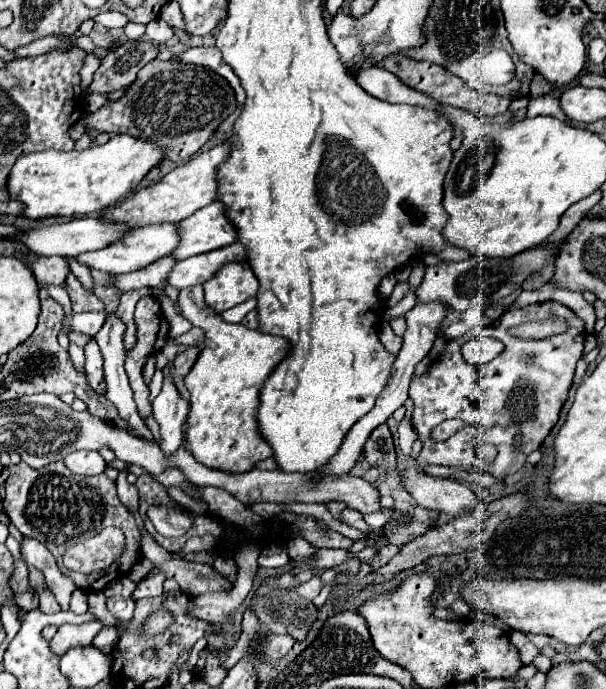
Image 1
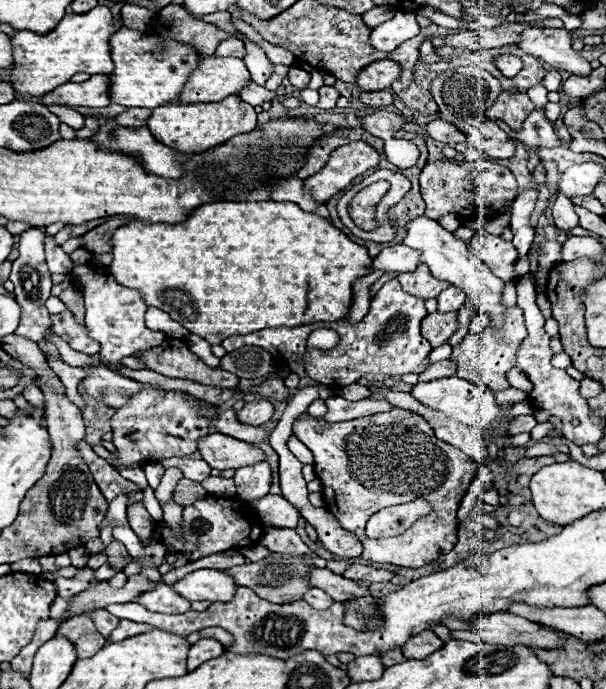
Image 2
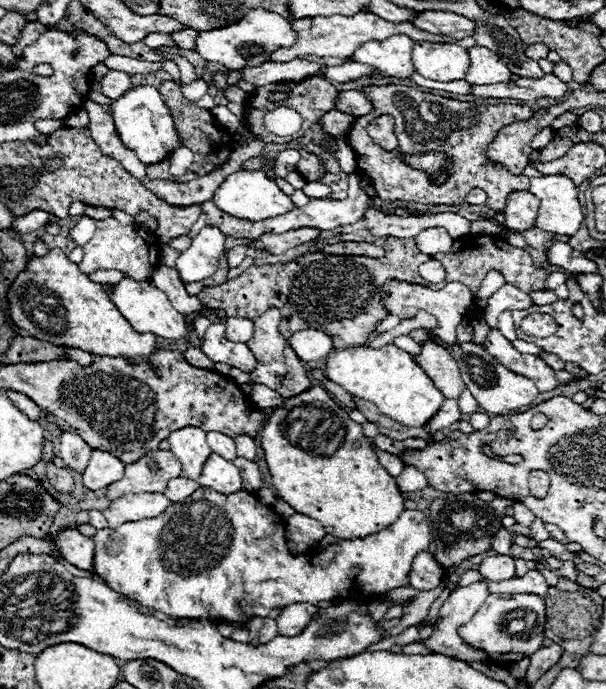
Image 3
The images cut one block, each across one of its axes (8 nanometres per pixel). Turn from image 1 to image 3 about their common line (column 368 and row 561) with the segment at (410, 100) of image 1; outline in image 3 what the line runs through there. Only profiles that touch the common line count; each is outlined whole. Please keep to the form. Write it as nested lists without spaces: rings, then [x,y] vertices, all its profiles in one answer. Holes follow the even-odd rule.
[[[78,530],[60,532],[56,538],[56,548],[60,556],[72,566],[94,572],[94,542],[92,538],[80,534]]]

